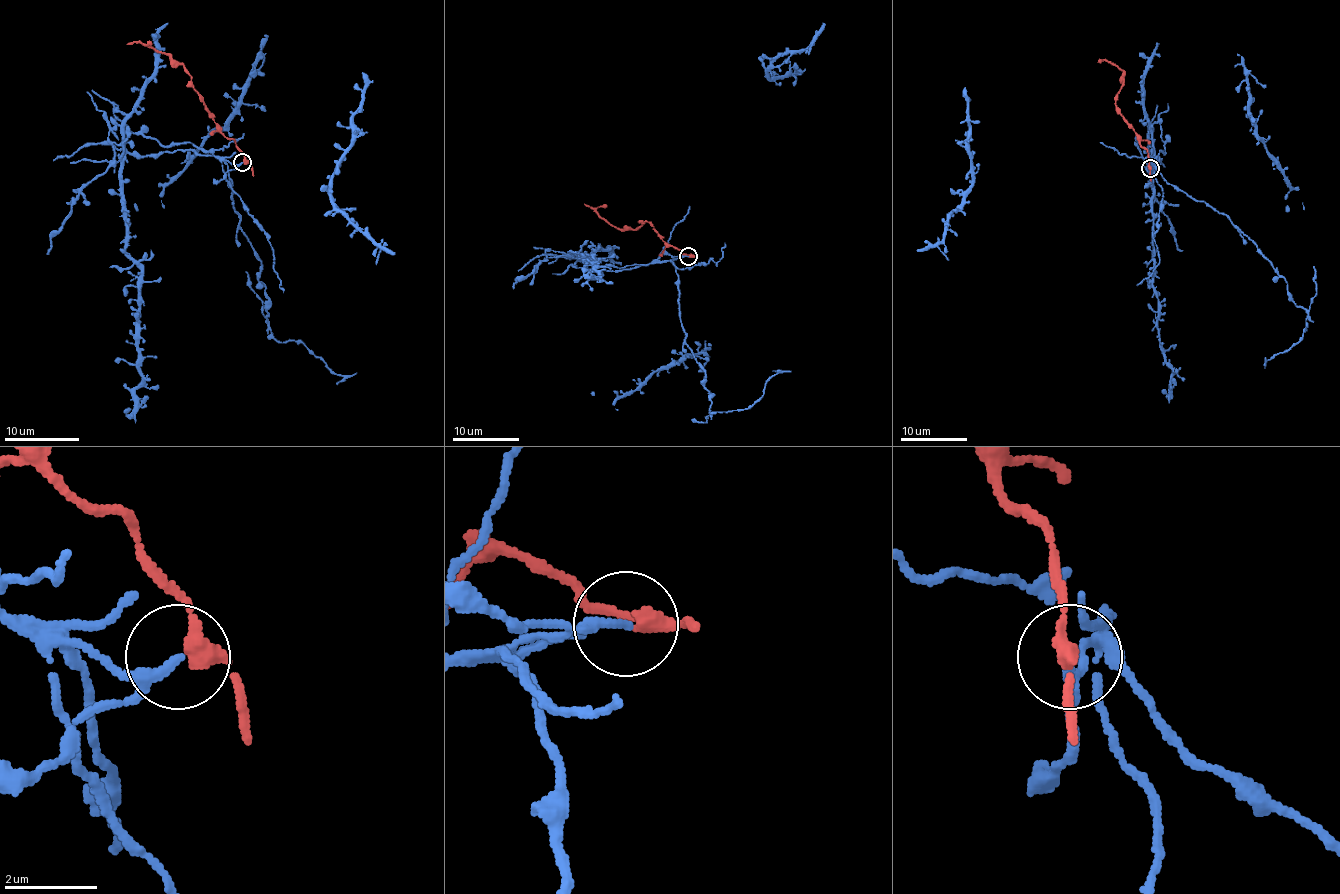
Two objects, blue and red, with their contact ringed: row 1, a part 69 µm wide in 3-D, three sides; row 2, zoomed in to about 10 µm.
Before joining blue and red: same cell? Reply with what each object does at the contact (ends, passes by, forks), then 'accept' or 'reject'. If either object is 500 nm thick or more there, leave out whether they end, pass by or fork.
blue passes by; red passes by; reject

